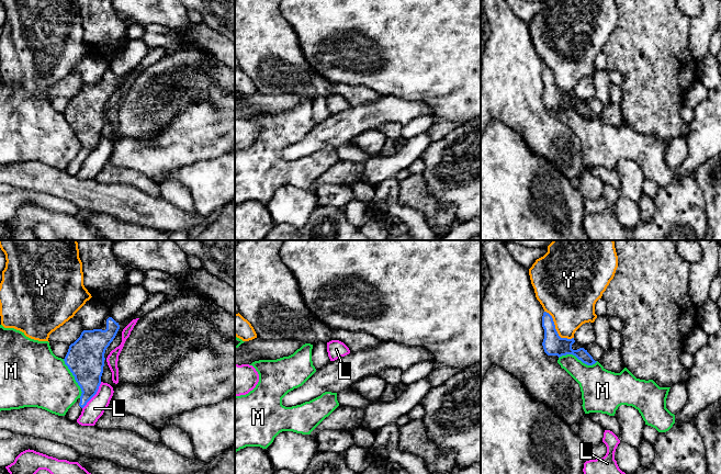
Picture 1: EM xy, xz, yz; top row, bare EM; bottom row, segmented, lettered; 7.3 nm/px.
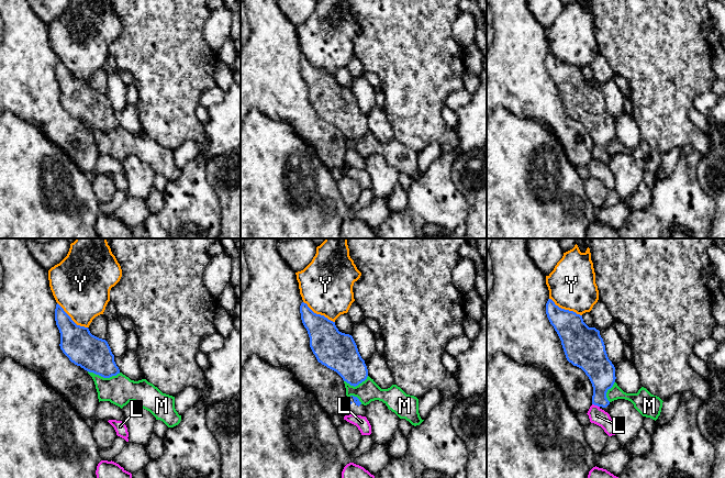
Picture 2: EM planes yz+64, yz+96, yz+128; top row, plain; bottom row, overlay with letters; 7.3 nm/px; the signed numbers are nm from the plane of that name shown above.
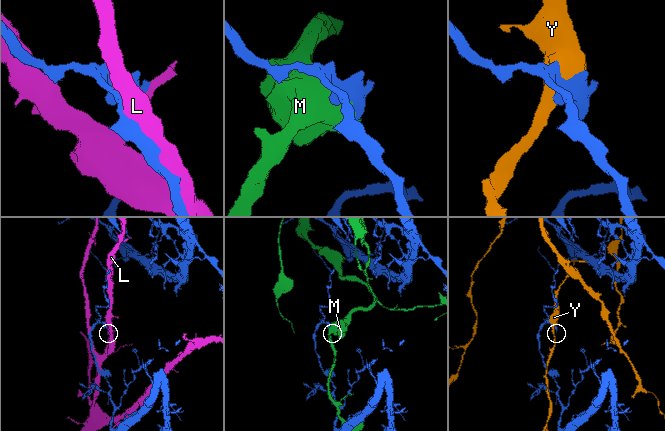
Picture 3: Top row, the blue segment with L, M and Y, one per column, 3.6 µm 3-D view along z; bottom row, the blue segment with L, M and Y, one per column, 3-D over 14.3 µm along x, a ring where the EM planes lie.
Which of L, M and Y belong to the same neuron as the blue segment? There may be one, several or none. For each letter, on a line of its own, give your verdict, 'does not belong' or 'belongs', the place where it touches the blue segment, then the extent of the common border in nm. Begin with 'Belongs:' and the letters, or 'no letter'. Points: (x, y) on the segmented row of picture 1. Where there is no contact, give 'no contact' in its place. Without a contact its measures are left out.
Belongs: no letter
L: does not belong; meets blue in xy at (94, 394); contact 240 nm long
M: does not belong; meets blue in xy at (75, 379); contact 320 nm long
Y: does not belong; meets blue in yz at (555, 329); contact 300 nm long

